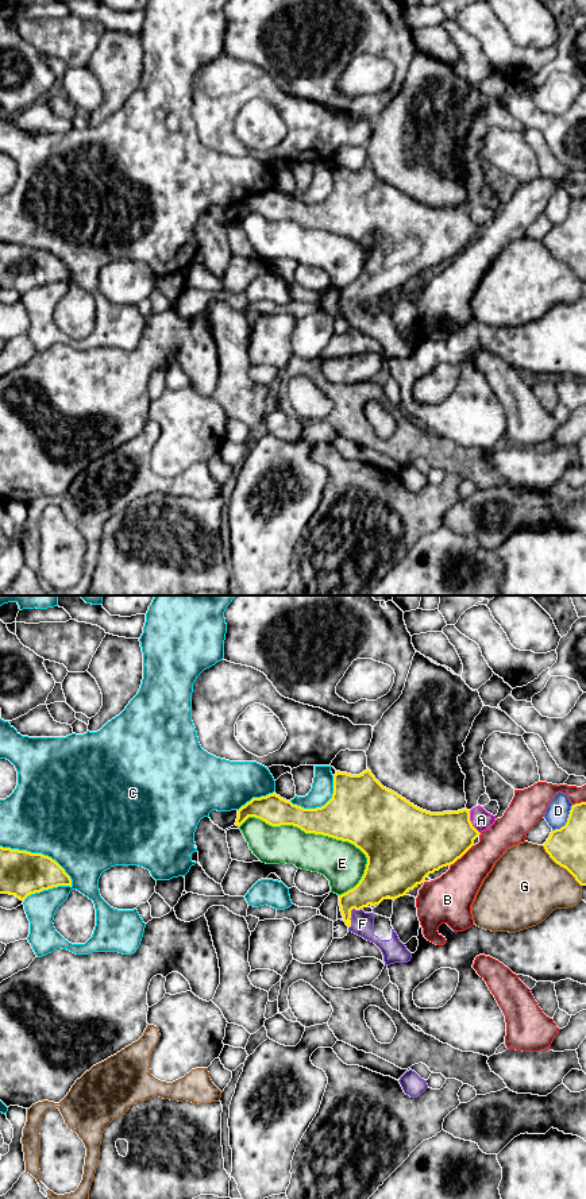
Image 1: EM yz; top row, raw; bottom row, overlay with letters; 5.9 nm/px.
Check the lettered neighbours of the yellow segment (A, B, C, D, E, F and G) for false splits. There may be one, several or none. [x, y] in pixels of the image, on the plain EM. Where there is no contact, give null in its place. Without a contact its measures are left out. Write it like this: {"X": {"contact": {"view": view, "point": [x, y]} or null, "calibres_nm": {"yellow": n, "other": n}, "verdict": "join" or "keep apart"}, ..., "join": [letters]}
{"A": {"contact": {"view": "yz", "point": [470, 218]}, "calibres_nm": {"yellow": 340, "other": 120}, "verdict": "keep apart"}, "B": {"contact": {"view": "yz", "point": [461, 251]}, "calibres_nm": {"yellow": 380, "other": 280}, "verdict": "keep apart"}, "C": {"contact": {"view": "yz", "point": [41, 249]}, "calibres_nm": {"yellow": 260, "other": 500}, "verdict": "keep apart"}, "D": {"contact": {"view": "yz", "point": [567, 216]}, "calibres_nm": {"yellow": 220, "other": 140}, "verdict": "keep apart"}, "E": {"contact": {"view": "yz", "point": [311, 227]}, "calibres_nm": {"yellow": 300, "other": 260}, "verdict": "keep apart"}, "F": {"contact": {"view": "yz", "point": [350, 309]}, "calibres_nm": {"yellow": 200, "other": 140}, "verdict": "join"}, "G": {"contact": {"view": "yz", "point": [561, 261]}, "calibres_nm": {"yellow": 220, "other": 440}, "verdict": "keep apart"}, "join": ["F"]}

